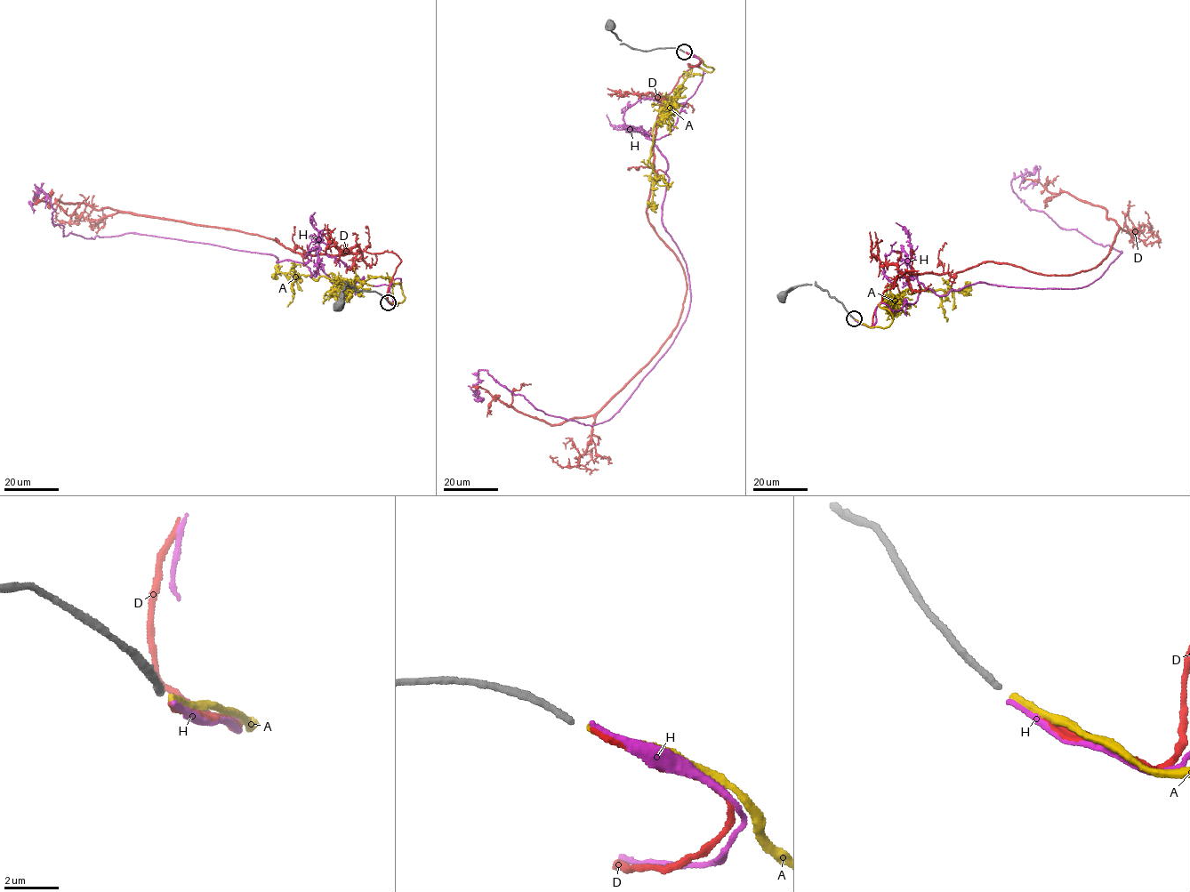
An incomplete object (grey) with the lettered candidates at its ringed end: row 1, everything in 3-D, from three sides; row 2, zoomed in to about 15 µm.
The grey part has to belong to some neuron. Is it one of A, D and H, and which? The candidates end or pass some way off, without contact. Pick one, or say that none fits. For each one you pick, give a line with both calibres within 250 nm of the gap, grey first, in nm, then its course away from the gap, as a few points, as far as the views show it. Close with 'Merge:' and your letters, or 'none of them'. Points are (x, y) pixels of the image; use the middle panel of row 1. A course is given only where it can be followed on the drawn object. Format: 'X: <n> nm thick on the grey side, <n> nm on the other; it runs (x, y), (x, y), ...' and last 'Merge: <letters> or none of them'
A: 260 nm thick on the grey side, 260 nm on the other; it runs (686, 52), (713, 69), (690, 66), (679, 94), (655, 125), (650, 163), (655, 177), (652, 204), (656, 212)
Merge: A

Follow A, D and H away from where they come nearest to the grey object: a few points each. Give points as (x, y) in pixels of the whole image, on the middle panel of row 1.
A: (686, 52), (713, 69), (690, 66), (679, 94), (655, 125), (650, 163), (655, 177), (652, 204), (656, 212)
D: (686, 52), (647, 214), (686, 281), (678, 325), (591, 415), (518, 412), (531, 384)
H: (686, 52), (702, 81), (654, 141), (690, 285), (672, 344), (594, 425), (486, 370), (478, 389)

